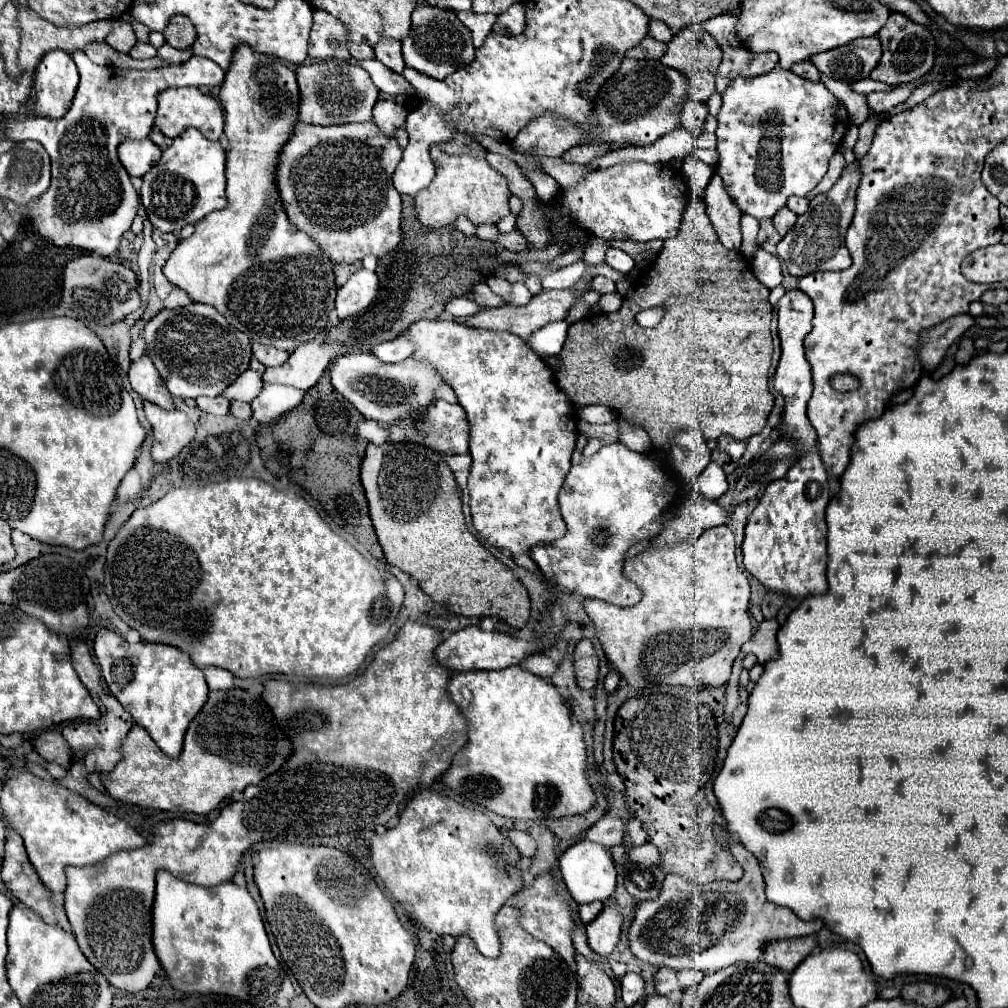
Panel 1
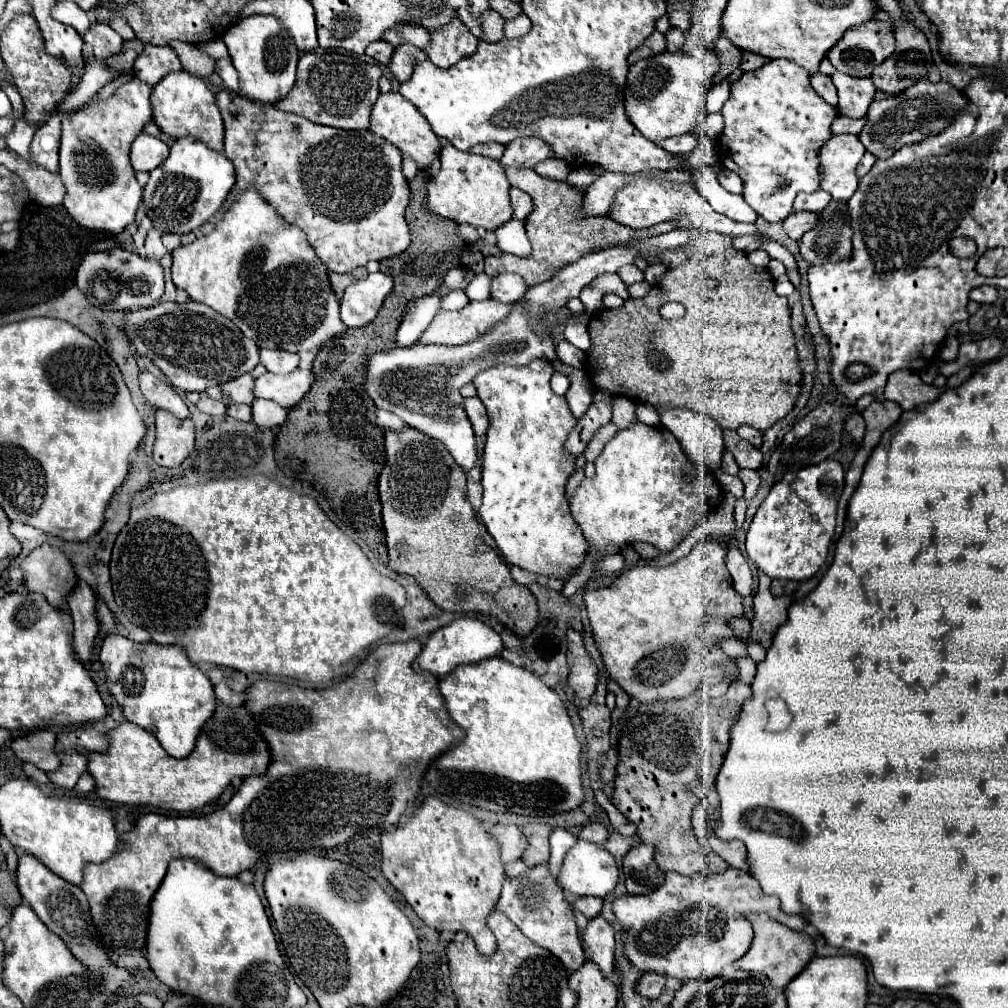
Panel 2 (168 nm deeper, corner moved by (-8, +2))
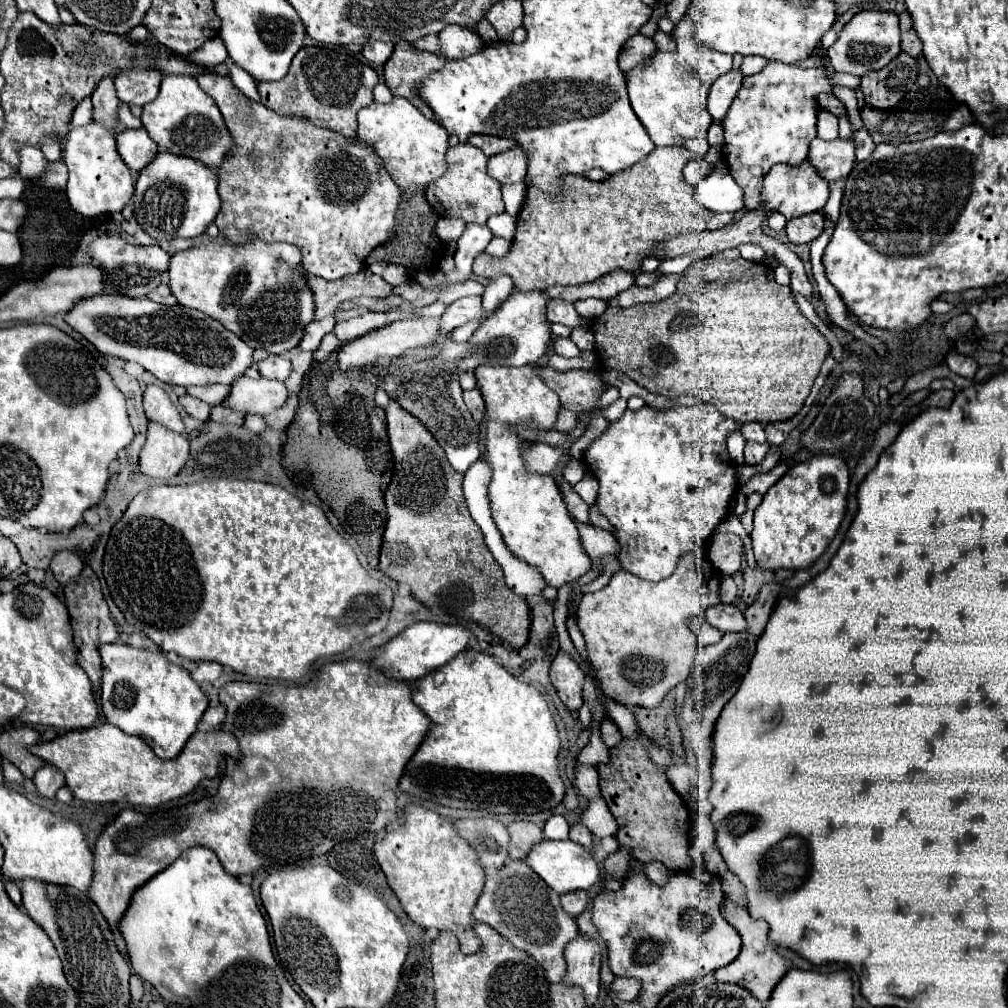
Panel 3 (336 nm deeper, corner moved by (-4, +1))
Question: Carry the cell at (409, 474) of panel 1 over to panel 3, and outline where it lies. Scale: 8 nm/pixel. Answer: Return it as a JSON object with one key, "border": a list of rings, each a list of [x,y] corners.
{"border":[[[390,401],[386,409],[388,419],[388,441],[394,457],[394,475],[384,493],[386,503],[386,531],[380,553],[380,571],[398,583],[410,585],[412,595],[426,607],[444,607],[460,613],[476,623],[486,625],[502,641],[508,641],[514,649],[528,641],[530,633],[530,609],[524,597],[506,589],[502,567],[496,563],[488,551],[480,527],[468,513],[466,499],[462,495],[464,475],[454,471],[436,443],[436,439],[426,431],[426,427],[412,415],[408,415],[396,401]]]}

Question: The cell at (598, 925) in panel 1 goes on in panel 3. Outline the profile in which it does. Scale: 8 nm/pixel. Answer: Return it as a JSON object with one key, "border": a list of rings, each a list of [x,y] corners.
{"border":[[[578,933],[578,937],[568,943],[566,951],[566,975],[564,983],[582,987],[586,995],[586,1003],[594,1005],[598,991],[600,991],[600,963],[602,963],[602,949],[600,945],[586,937],[584,933]]]}

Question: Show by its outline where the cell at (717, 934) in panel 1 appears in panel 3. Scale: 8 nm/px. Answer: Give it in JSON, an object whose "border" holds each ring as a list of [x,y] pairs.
{"border":[[[638,861],[634,863],[630,877],[620,891],[602,891],[594,899],[592,921],[608,945],[608,963],[614,975],[640,979],[642,993],[666,993],[674,985],[700,979],[736,959],[742,947],[742,939],[720,913],[724,899],[720,879],[706,873],[702,873],[702,877],[704,879],[698,879],[694,873],[674,873],[664,887],[658,887],[642,875],[642,863]]]}

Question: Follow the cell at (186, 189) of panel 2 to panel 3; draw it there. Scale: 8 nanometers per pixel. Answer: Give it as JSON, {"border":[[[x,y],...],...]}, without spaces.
{"border":[[[158,153],[156,159],[140,171],[132,201],[136,221],[154,239],[170,241],[174,237],[196,237],[206,231],[220,211],[218,177],[210,167],[192,157]]]}

